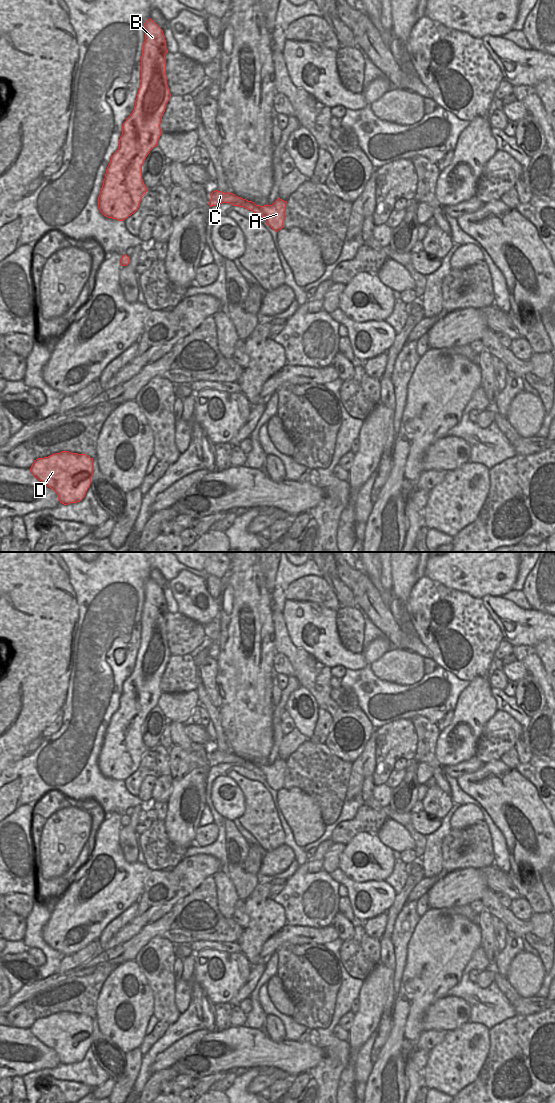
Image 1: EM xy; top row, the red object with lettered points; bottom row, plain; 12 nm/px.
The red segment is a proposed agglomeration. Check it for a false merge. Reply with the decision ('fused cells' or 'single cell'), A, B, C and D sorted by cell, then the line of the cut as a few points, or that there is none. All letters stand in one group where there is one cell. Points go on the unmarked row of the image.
single cell; groups A B C D; cut none

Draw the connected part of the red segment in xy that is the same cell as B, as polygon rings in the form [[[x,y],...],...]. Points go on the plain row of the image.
[[[151,578],[148,579],[141,616],[141,645],[134,670],[122,685],[119,708],[111,716],[98,757],[99,770],[108,778],[124,781],[138,770],[142,757],[148,751],[142,739],[142,725],[150,711],[158,706],[162,694],[161,678],[171,657],[166,636],[167,613],[163,590]]]

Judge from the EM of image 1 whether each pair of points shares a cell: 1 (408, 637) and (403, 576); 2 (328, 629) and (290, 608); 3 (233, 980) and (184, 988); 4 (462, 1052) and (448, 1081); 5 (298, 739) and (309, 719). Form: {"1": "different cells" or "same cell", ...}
{"1": "same cell", "2": "same cell", "3": "same cell", "4": "same cell", "5": "different cells"}

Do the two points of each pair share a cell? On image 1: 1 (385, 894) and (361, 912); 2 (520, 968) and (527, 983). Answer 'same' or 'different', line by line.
1: same
2: same

